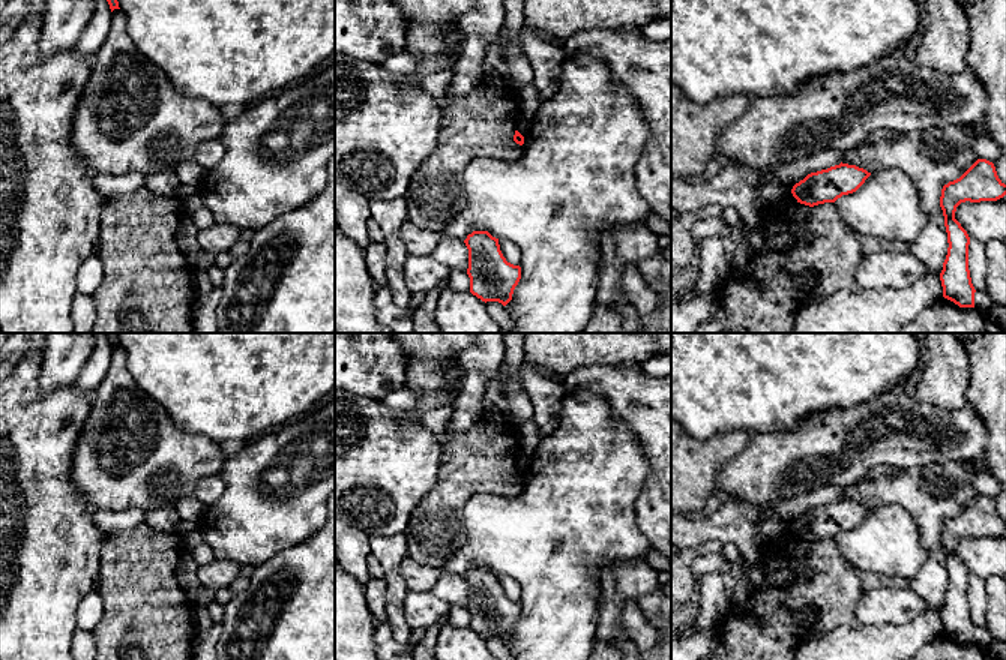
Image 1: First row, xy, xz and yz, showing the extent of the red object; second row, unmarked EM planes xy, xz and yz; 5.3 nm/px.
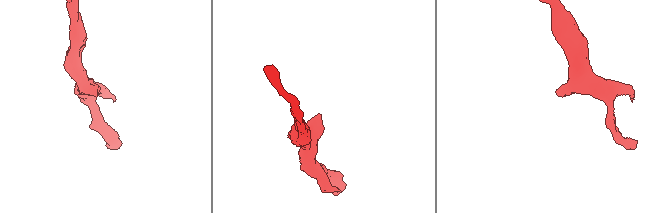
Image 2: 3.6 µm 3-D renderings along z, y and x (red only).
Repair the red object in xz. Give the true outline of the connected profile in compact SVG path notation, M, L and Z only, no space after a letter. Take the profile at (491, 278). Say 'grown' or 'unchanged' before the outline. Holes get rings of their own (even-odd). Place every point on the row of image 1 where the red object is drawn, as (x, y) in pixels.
unchanged; M473 231L464 243L468 249L470 292L485 303L506 306L521 279L521 267L506 261L498 238L488 231Z

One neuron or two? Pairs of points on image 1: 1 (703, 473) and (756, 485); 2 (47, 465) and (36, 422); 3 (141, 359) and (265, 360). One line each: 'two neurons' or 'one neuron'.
1: two neurons
2: one neuron
3: one neuron

